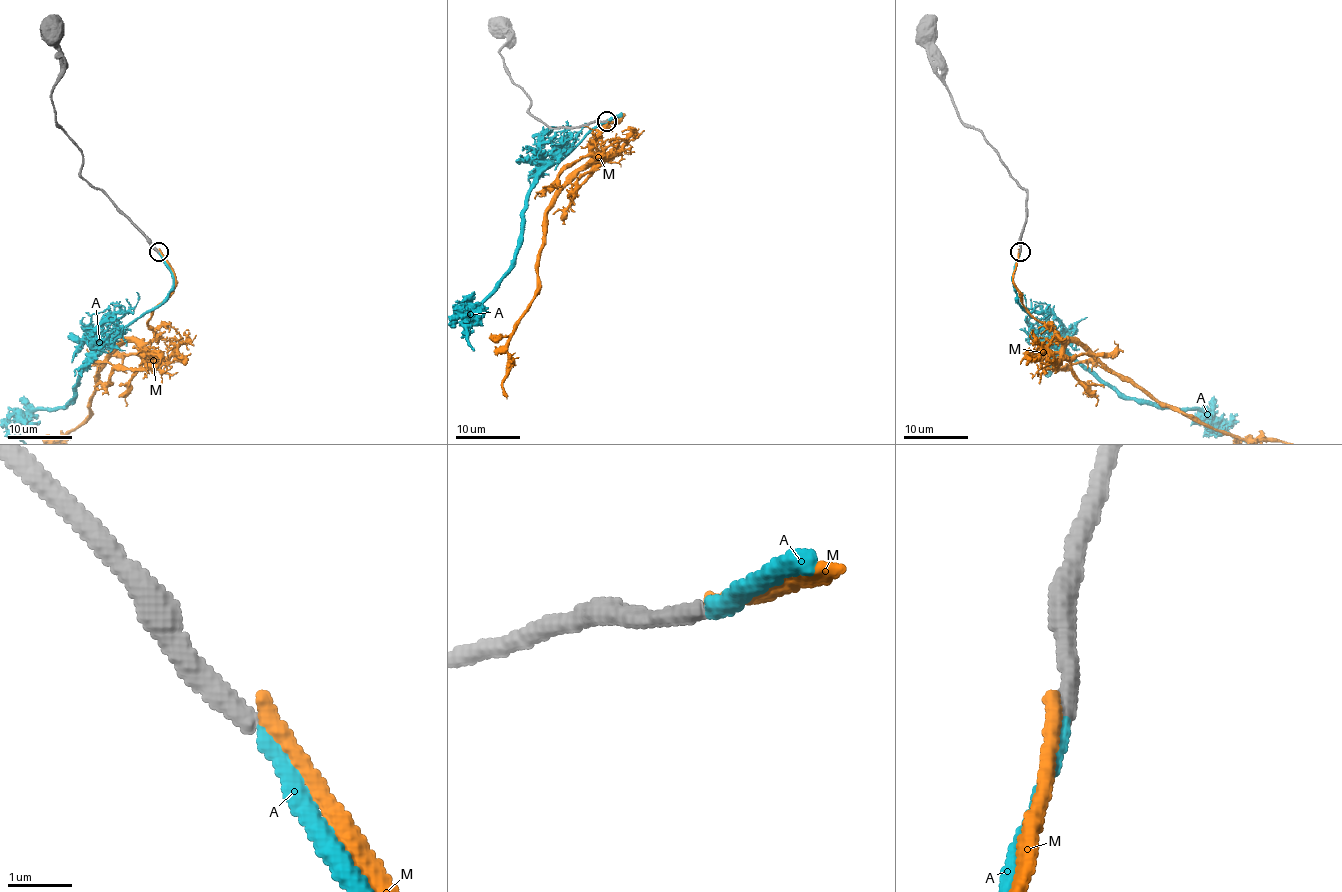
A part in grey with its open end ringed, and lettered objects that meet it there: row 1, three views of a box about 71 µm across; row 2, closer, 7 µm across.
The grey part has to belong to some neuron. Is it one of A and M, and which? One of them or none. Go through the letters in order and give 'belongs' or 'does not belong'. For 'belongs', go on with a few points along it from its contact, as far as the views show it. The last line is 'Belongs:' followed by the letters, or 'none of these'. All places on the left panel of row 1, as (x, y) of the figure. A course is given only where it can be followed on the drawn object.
A: belongs
M: does not belong
Belongs: A

